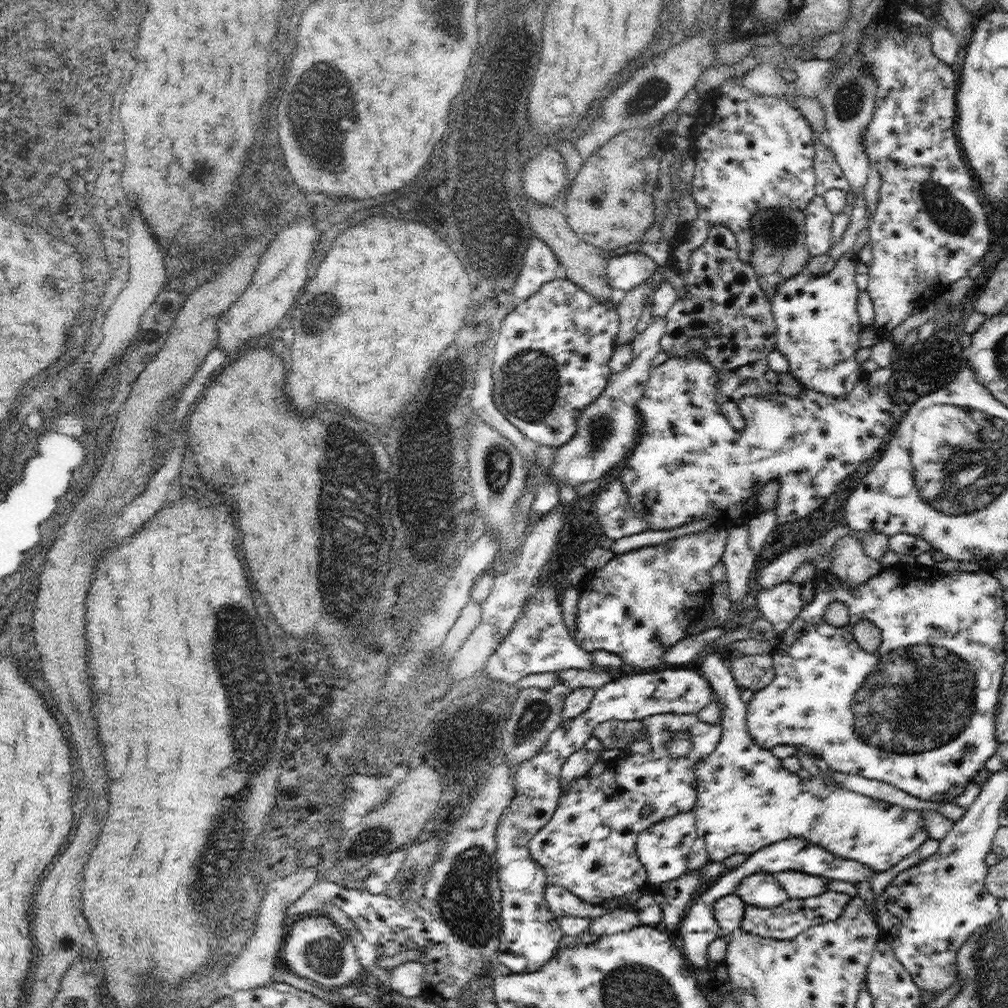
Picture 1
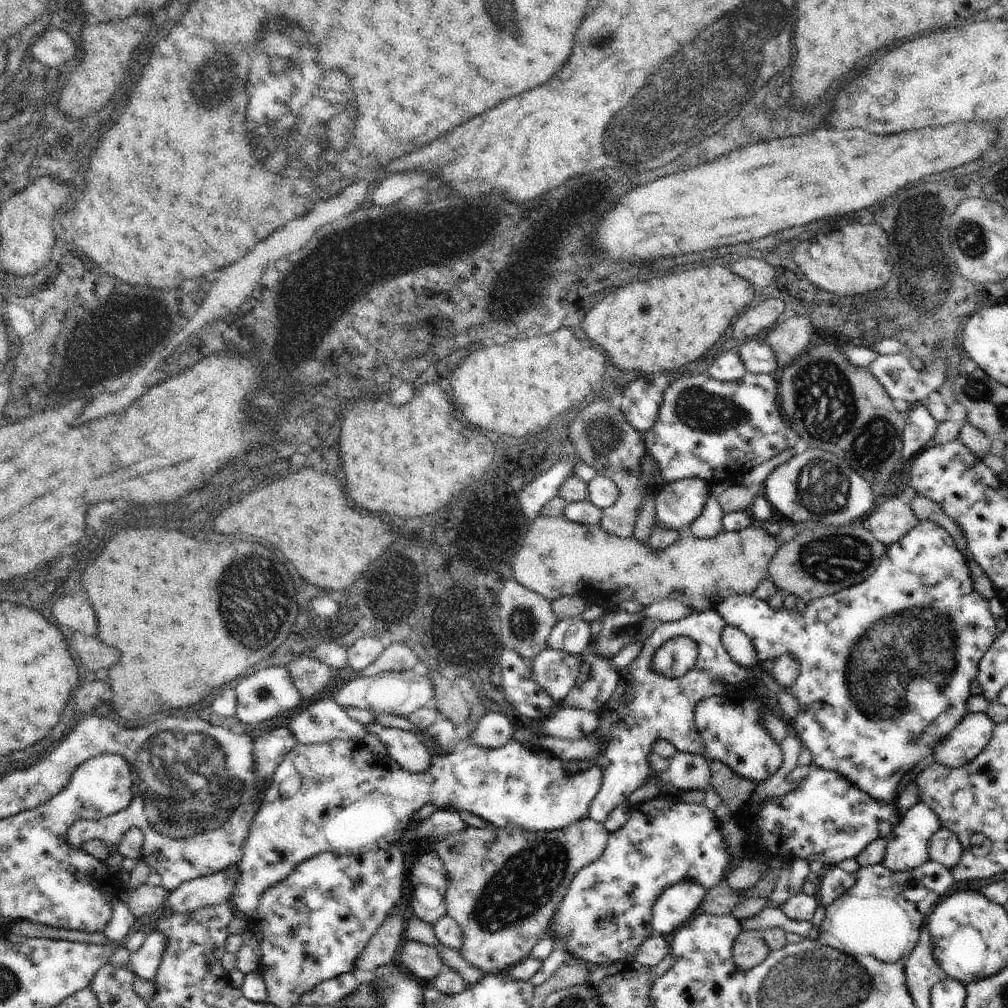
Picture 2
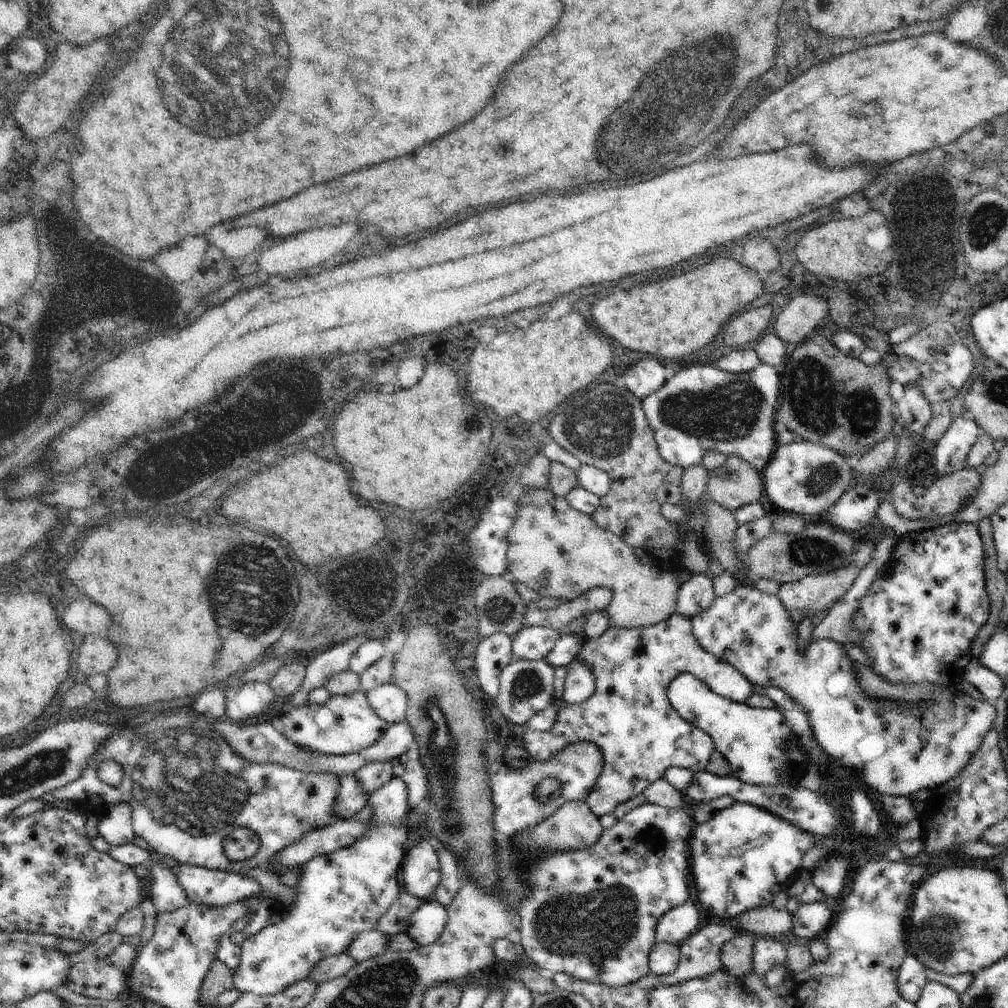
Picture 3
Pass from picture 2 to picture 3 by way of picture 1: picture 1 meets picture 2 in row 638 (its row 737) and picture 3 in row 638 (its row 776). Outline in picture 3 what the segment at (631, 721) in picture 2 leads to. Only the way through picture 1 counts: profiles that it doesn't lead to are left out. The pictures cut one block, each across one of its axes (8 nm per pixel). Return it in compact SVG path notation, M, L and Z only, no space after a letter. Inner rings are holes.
M671 614L665 622L659 622L651 628L635 628L635 630L609 628L599 638L593 638L593 640L585 638L577 652L577 660L585 662L591 668L591 674L595 676L593 696L581 704L573 704L573 706L563 704L563 708L557 710L555 724L547 732L531 732L525 728L523 748L527 750L531 760L549 762L555 758L555 754L563 752L567 746L573 746L577 742L595 744L603 754L603 770L597 776L597 782L593 790L589 792L589 796L585 798L585 802L597 818L611 816L619 804L625 804L637 798L637 794L647 790L653 782L661 780L669 768L687 768L693 774L697 774L697 772L703 772L705 766L709 764L709 758L715 752L715 744L711 736L705 730L699 730L697 726L683 720L683 716L679 716L677 710L673 710L665 694L669 690L669 684L677 676L693 674L697 680L707 684L715 694L729 698L737 704L745 704L745 700L753 694L753 684L745 676L741 676L727 662L705 652L697 644L691 632L691 618L683 614Z

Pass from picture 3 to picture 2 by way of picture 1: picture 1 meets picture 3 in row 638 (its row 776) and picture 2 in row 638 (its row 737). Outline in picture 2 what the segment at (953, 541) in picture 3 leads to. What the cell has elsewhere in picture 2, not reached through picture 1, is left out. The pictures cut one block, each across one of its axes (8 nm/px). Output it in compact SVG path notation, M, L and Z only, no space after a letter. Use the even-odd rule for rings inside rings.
M917 522L901 540L897 540L895 544L891 544L885 550L875 574L869 580L865 580L853 588L841 590L833 596L813 600L813 602L805 604L805 610L801 610L801 612L787 610L783 606L779 610L773 610L769 606L769 602L763 602L753 594L751 596L749 594L735 594L735 596L725 598L723 602L719 600L715 604L715 610L727 622L727 626L737 626L741 632L745 632L751 638L751 642L755 646L757 664L773 662L783 654L791 654L791 658L795 658L795 662L799 662L799 676L795 678L795 682L791 684L791 688L787 692L793 698L797 698L799 712L797 712L793 724L795 724L795 732L797 732L801 744L811 752L811 764L815 764L823 770L829 770L829 772L843 774L843 778L847 782L851 782L853 786L857 786L859 790L863 790L865 794L875 798L879 804L885 804L885 802L891 802L895 798L895 786L897 786L897 782L901 782L903 774L907 774L923 758L933 754L933 748L949 736L949 732L963 720L965 714L969 714L967 712L967 700L971 698L969 686L979 674L981 658L987 654L993 640L997 638L997 628L995 628L997 618L989 614L987 602L989 600L981 598L973 590L965 558L957 550L953 536L949 536L949 532L945 528L941 528L937 522Z

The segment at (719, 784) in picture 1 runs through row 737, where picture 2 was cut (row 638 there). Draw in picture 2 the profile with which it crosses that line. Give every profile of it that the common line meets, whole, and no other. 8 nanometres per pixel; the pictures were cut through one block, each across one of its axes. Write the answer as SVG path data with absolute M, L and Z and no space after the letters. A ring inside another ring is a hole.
M725 626L723 628L723 632L721 632L721 644L723 644L725 652L729 654L729 658L735 664L739 664L741 668L757 664L755 646L753 646L751 638L745 632L741 632L737 626Z

